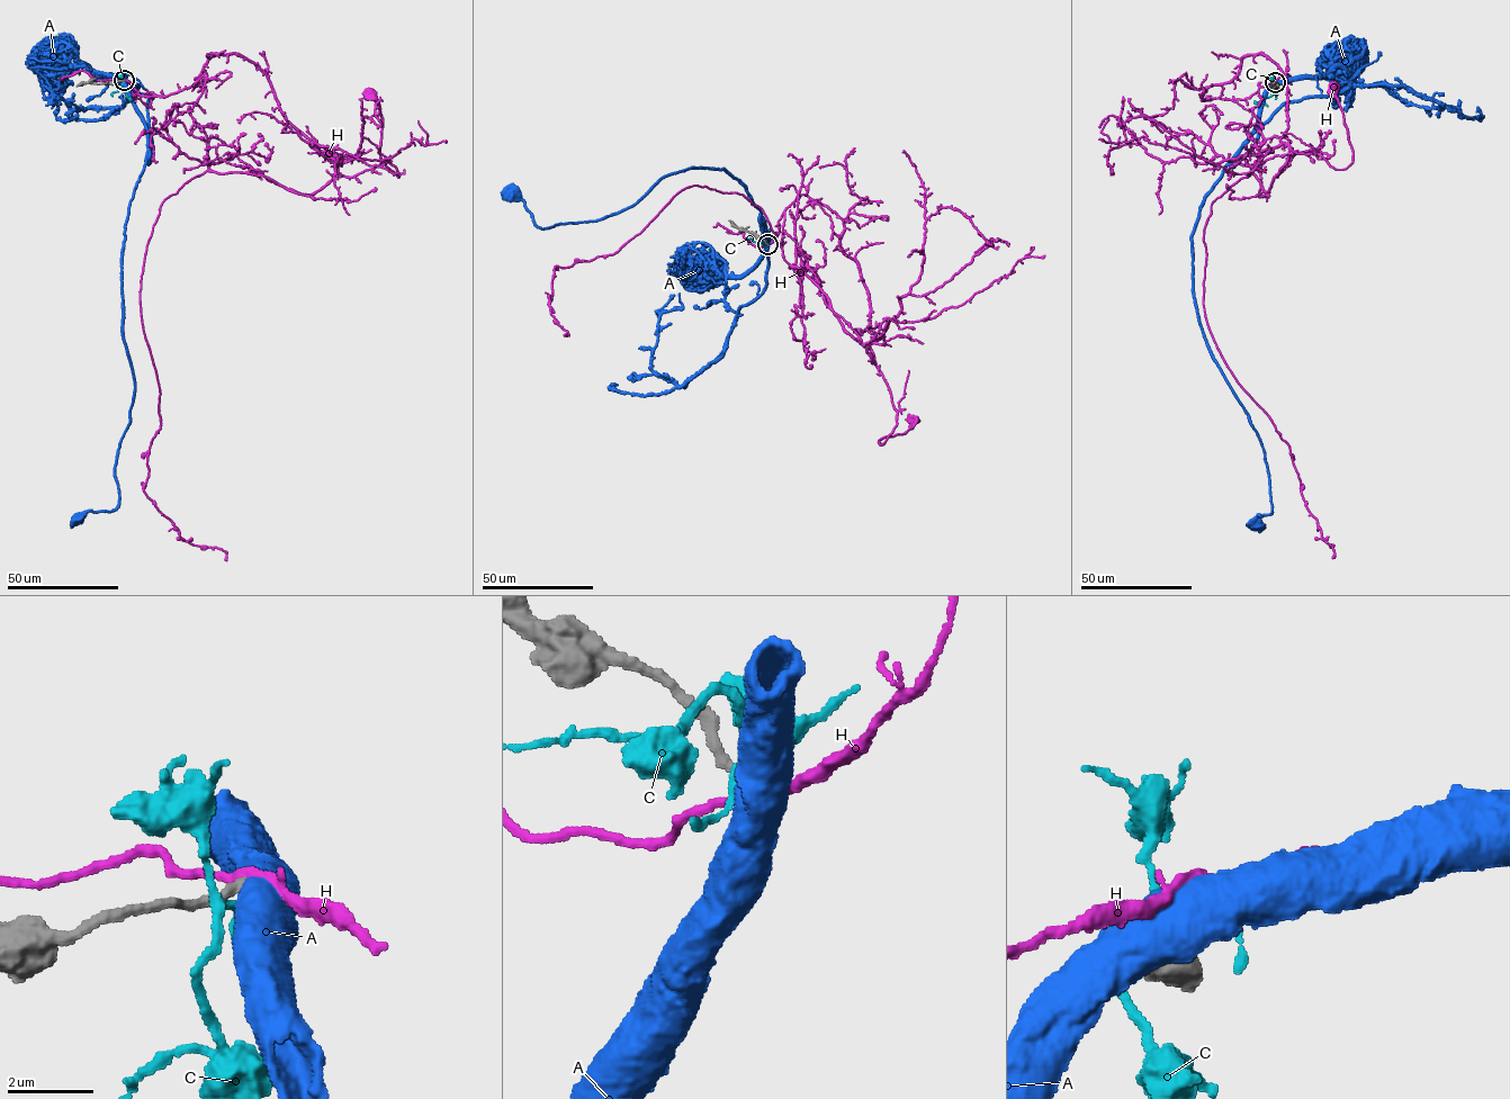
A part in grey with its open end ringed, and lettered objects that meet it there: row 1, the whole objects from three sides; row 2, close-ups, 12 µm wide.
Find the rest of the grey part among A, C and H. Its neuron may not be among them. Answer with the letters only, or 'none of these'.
none of these

